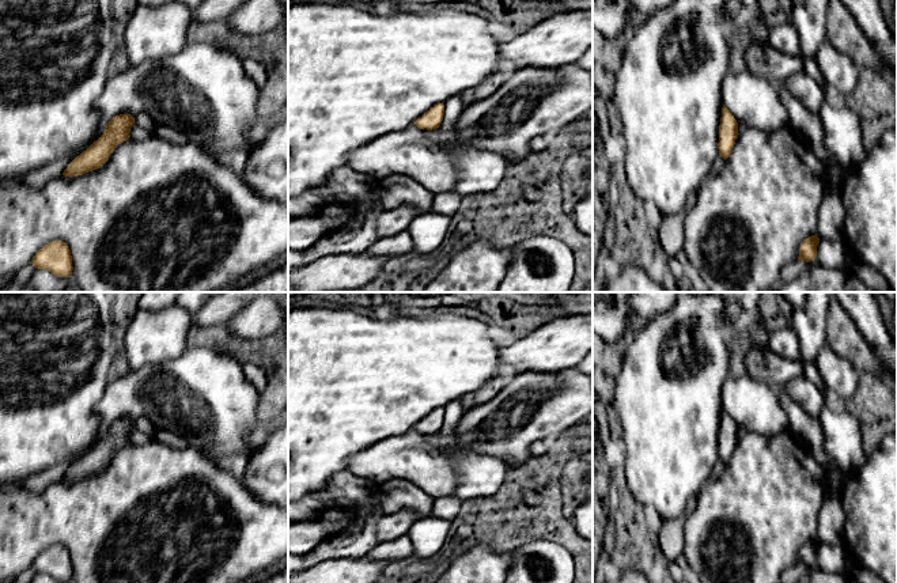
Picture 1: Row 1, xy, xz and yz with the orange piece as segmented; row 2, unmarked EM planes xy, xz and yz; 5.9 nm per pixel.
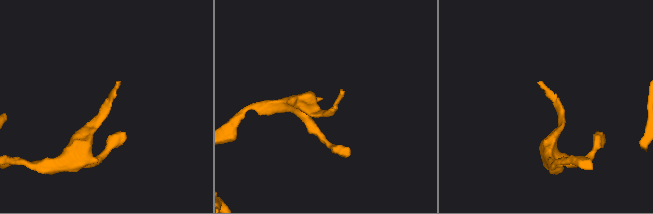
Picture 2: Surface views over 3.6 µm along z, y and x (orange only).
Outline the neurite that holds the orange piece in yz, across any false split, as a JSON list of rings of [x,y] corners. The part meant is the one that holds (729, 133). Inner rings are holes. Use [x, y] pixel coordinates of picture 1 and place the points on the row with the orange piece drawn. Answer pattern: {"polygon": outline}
{"polygon": [[[723,105],[719,125],[719,155],[726,160],[738,139],[738,122],[730,110]]]}

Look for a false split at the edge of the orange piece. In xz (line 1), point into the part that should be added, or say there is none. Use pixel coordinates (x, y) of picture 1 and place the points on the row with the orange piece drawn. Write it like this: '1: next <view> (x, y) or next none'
1: next none

